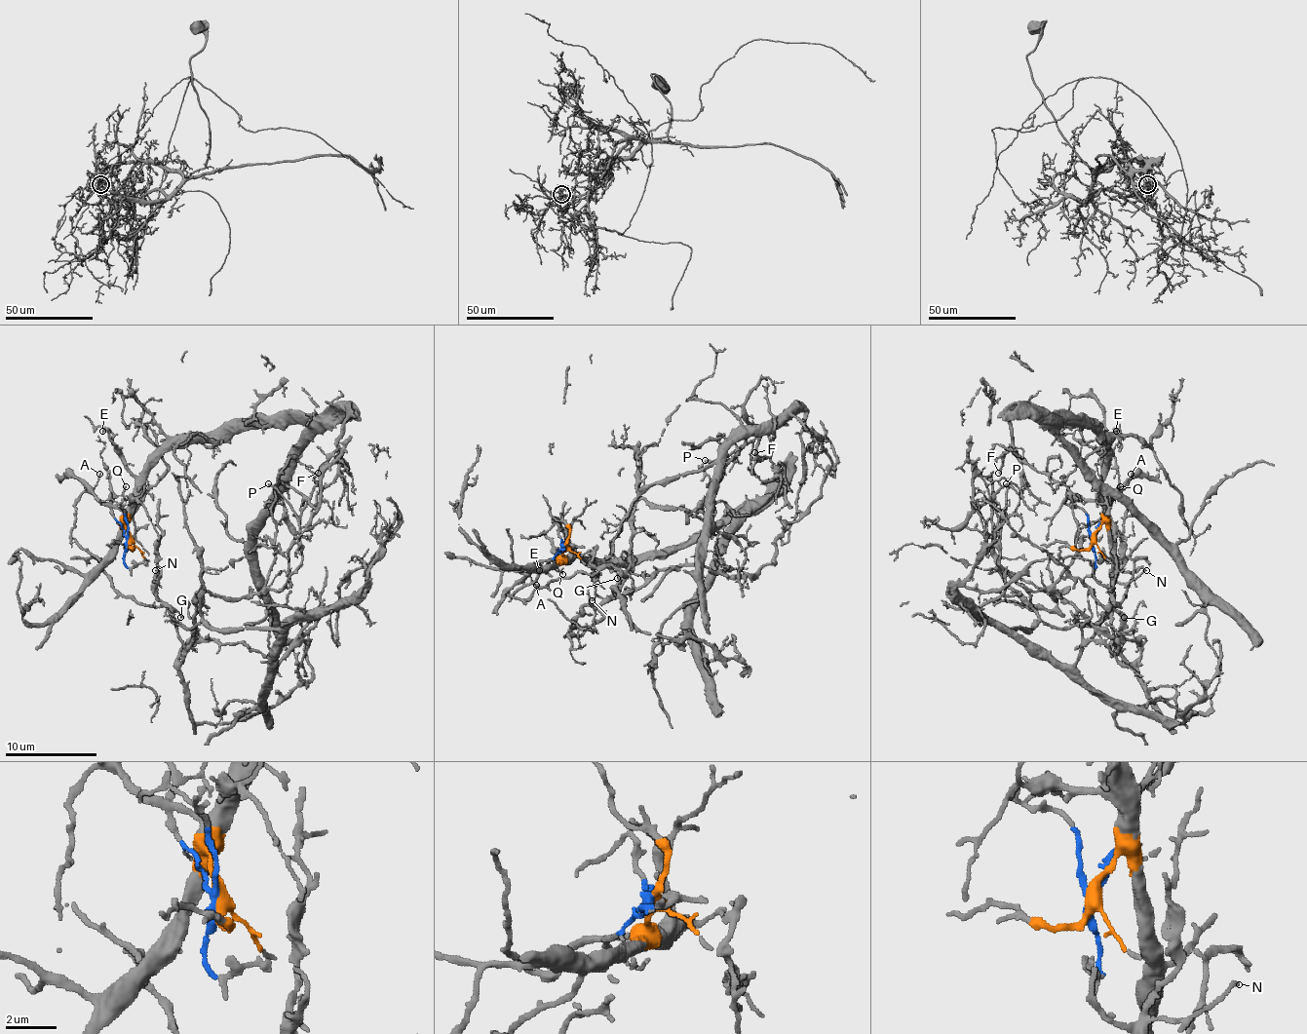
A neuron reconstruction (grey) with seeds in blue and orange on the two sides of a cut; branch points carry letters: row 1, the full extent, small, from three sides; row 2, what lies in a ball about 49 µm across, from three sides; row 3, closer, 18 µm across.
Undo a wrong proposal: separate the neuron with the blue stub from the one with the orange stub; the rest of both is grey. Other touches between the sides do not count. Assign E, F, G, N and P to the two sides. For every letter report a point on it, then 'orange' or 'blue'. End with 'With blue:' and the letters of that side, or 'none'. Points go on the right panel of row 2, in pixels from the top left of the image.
E: place (1116, 431); orange
F: place (998, 473); orange
G: place (1124, 617); blue
N: place (1146, 570); blue
P: place (1006, 483); blue
With blue: G, N, P

